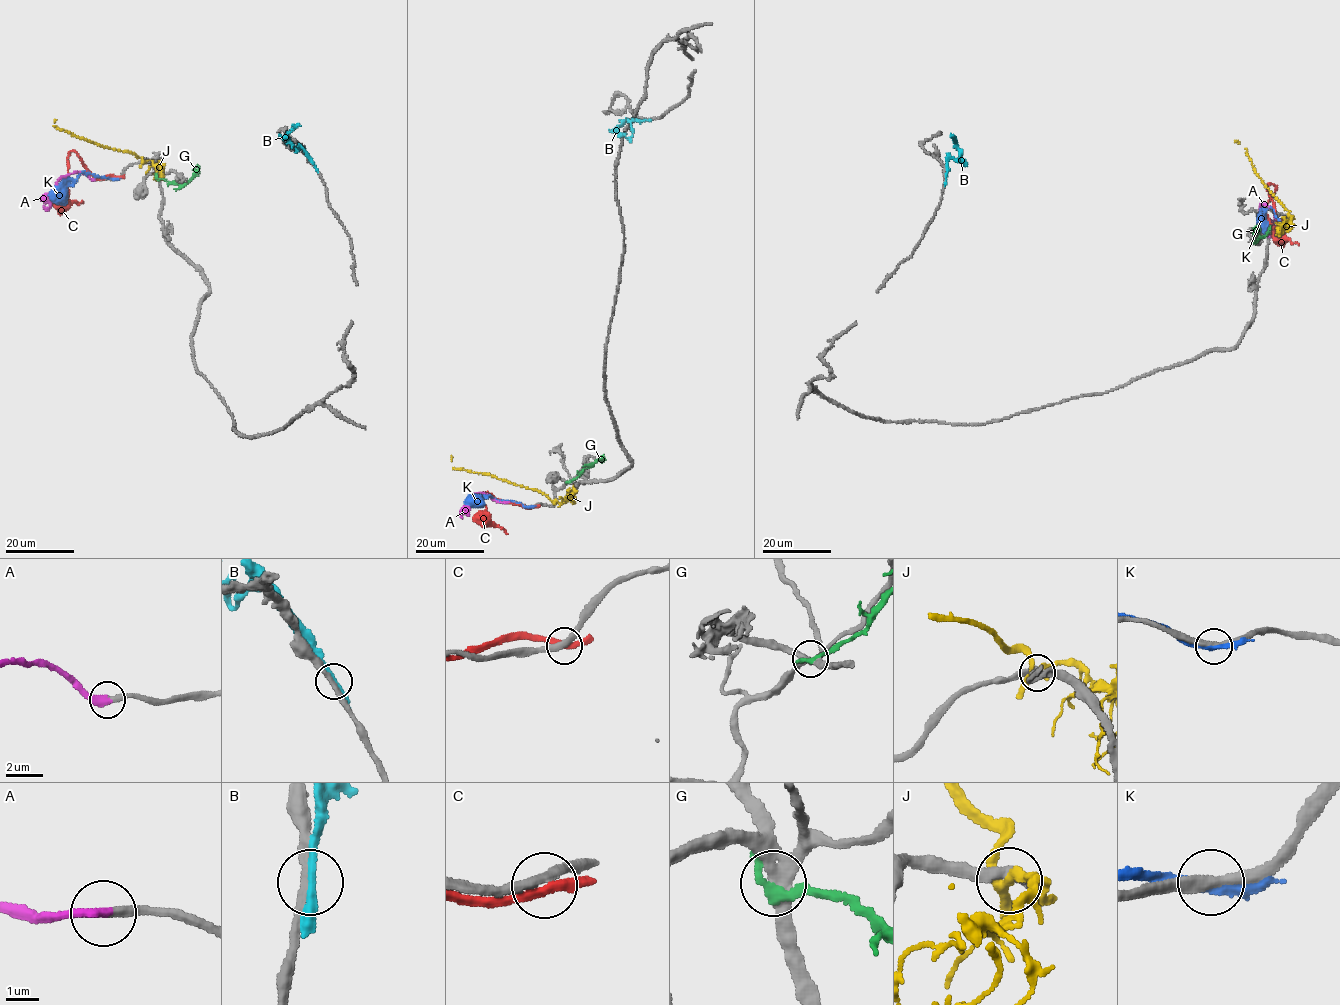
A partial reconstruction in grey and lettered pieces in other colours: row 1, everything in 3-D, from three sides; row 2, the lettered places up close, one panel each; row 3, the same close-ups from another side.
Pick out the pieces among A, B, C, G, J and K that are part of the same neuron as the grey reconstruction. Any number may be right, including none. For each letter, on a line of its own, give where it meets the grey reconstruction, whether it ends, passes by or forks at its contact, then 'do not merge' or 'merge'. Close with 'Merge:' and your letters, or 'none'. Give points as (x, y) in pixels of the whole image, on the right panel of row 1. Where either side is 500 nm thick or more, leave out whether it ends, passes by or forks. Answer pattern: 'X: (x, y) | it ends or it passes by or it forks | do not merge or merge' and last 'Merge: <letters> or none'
A: (1275, 218) | it ends | merge
B: (945, 179) | it passes by | do not merge
C: (1285, 225) | it passes by | do not merge
G: (1269, 231) | it passes by | do not merge
J: (1289, 216) | it forks | do not merge
K: (1284, 224) | it passes by | do not merge
Merge: A

